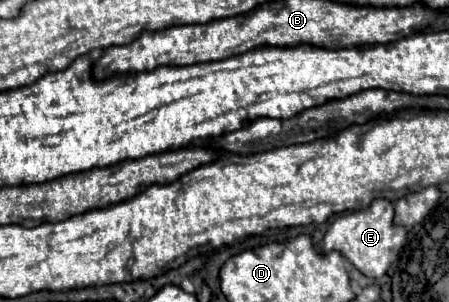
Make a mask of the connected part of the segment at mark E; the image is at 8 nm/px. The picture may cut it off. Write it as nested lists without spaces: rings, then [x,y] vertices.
[[[373,200],[371,206],[365,210],[339,216],[329,232],[325,234],[325,240],[321,244],[321,254],[329,254],[331,250],[341,252],[359,272],[363,272],[367,278],[379,280],[389,267],[398,260],[401,250],[406,244],[407,233],[405,228],[393,224],[393,202],[389,200]]]

